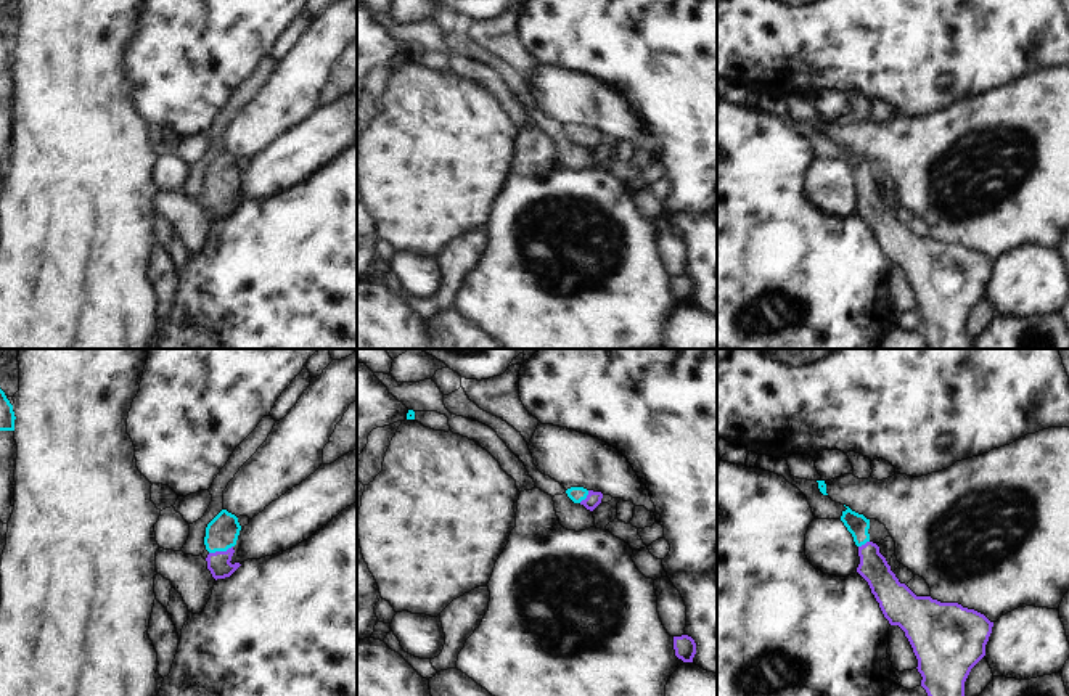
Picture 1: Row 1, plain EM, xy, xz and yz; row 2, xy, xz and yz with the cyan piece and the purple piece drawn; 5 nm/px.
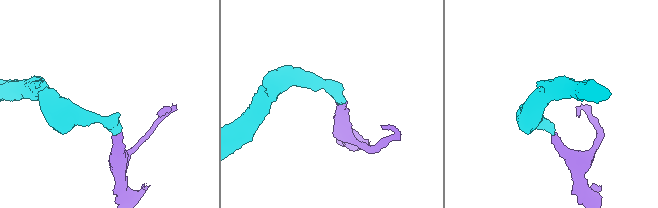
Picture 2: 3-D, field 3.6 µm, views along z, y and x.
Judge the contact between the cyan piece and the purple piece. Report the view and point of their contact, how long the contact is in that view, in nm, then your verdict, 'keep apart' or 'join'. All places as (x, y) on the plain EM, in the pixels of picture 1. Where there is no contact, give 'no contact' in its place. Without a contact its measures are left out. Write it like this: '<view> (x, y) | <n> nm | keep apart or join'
xy (221, 190) | 130 nm | join

